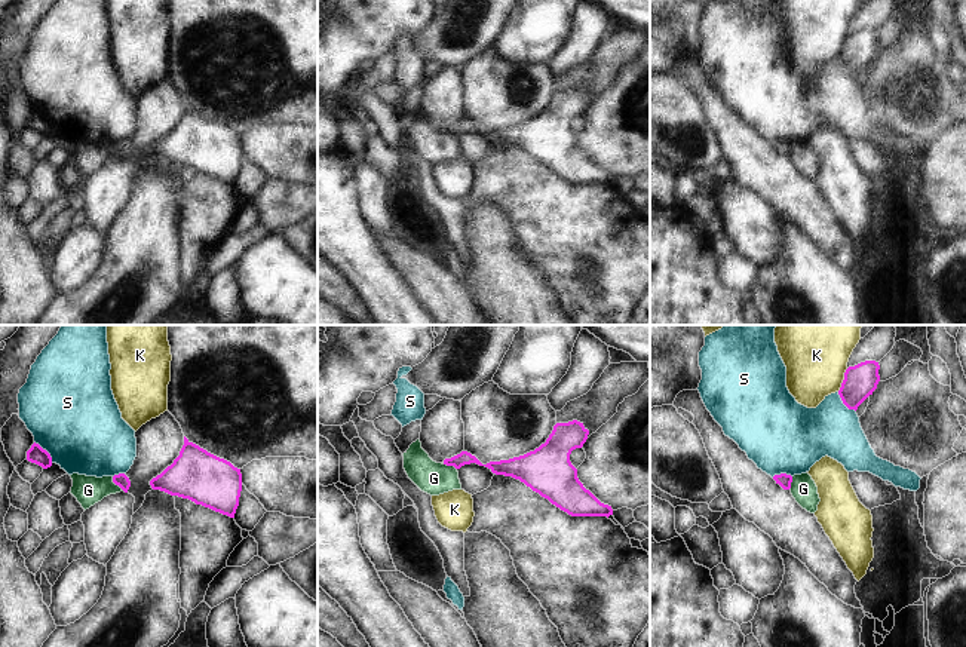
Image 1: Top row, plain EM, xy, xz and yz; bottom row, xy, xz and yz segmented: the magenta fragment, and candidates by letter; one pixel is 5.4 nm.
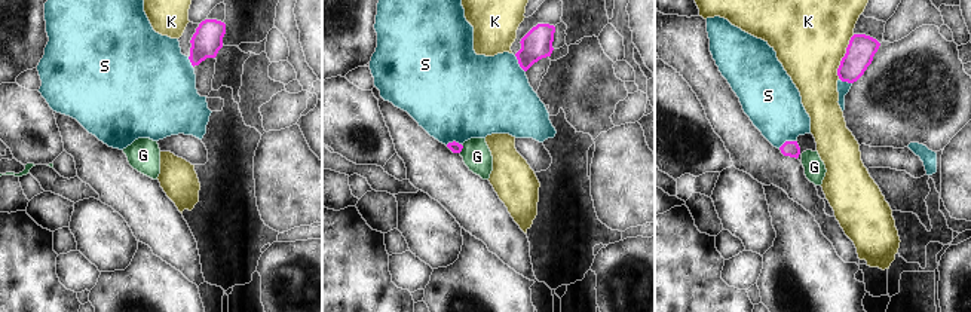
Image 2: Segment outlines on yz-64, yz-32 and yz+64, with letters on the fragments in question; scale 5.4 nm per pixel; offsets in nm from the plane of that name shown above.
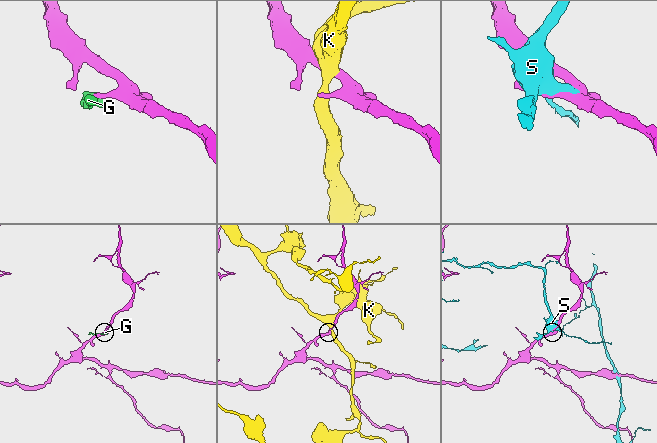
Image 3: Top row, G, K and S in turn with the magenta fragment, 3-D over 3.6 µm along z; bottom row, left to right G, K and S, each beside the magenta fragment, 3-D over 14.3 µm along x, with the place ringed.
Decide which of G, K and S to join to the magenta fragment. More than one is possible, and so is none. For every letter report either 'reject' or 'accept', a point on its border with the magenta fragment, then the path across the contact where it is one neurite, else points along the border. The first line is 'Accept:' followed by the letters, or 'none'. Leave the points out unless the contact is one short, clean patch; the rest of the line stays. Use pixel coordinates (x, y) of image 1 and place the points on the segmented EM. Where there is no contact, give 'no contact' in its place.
Accept: none
G: reject; contact xy (116, 484); border xy (112, 477), (123, 490)
K: reject; contact yz (843, 380)
S: reject; contact xy (46, 451)

